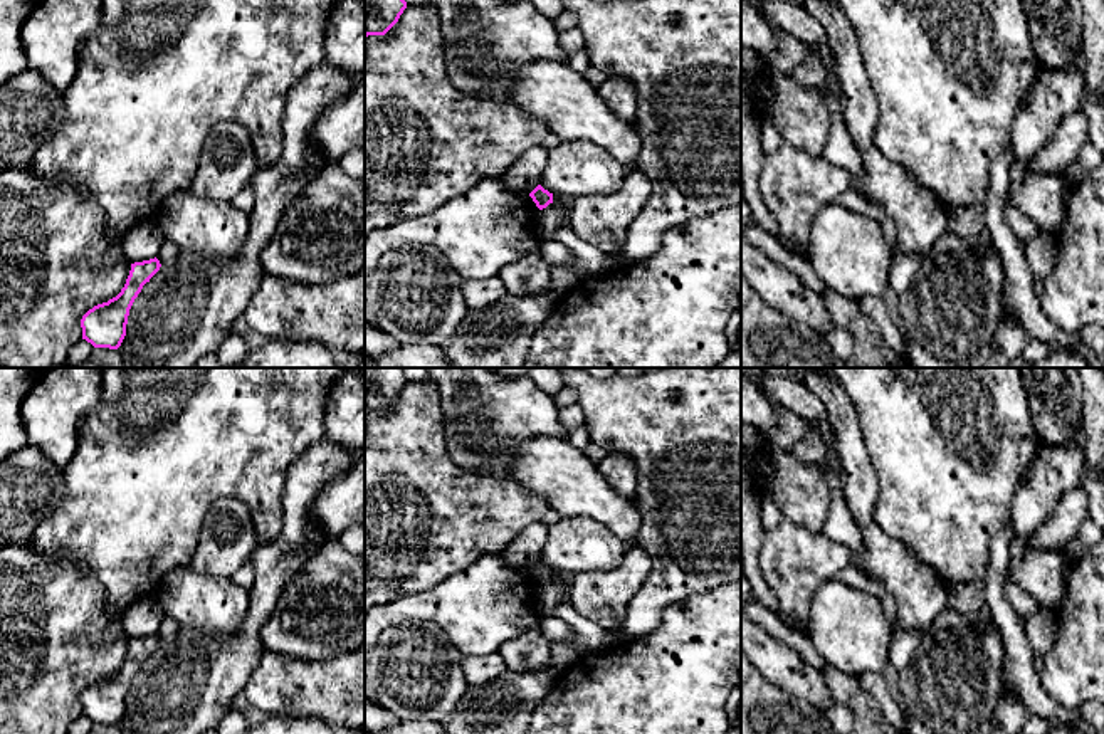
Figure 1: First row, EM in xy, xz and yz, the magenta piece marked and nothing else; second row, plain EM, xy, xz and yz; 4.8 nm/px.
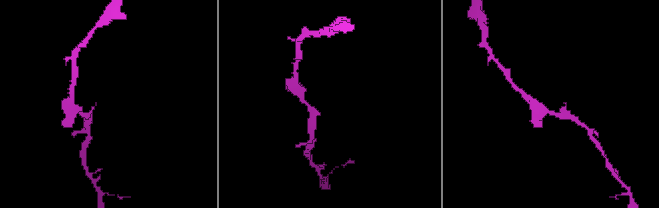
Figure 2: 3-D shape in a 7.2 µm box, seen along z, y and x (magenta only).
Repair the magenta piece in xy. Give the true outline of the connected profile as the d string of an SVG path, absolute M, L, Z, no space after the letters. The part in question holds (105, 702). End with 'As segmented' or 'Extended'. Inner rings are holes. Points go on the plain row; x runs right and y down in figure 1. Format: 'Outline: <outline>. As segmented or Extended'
Outline: M156 633L131 640L121 668L108 679L94 682L82 692L82 716L94 724L118 726L126 712L128 692L134 675L160 643L161 640Z. As segmented

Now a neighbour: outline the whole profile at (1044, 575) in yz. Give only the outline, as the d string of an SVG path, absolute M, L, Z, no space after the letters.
M1030 548L1007 578L1015 579L1030 593L1040 608L1055 611L1065 598L1072 563L1064 553Z

